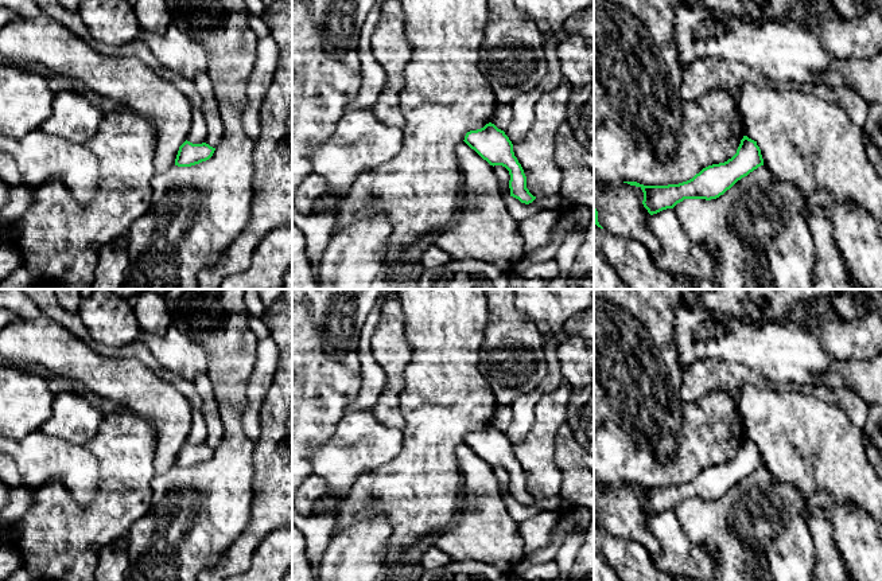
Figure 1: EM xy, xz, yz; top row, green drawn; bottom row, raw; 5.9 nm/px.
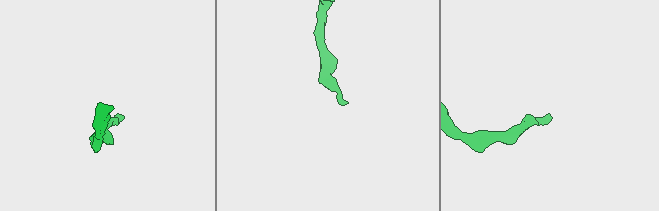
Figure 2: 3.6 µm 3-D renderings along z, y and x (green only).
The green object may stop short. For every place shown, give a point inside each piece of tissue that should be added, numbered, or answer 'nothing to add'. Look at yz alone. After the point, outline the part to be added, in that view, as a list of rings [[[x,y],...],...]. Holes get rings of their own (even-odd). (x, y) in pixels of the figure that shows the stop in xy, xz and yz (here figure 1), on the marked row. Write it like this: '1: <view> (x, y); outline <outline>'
nothing to add

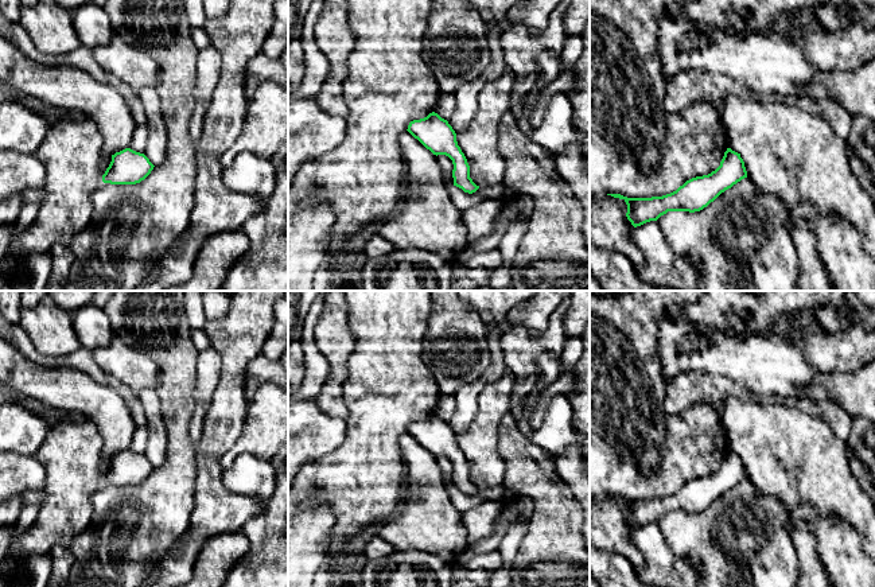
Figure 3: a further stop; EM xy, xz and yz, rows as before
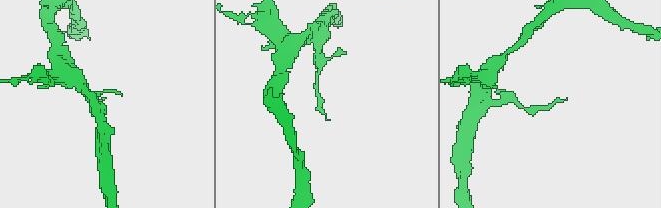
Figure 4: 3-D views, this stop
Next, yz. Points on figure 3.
nothing to add

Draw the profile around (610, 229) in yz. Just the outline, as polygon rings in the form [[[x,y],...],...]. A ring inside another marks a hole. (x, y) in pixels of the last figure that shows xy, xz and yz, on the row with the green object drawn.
[[[590,195],[590,242],[625,254],[635,268],[639,268],[643,265],[643,254],[631,241],[634,226],[626,213],[625,199]]]

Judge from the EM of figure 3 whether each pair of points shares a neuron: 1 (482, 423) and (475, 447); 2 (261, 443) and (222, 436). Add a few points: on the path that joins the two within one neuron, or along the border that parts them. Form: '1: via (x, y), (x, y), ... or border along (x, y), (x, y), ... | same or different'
1: via (482, 428), (479, 442) | same
2: border along (248, 409), (240, 436), (220, 459), (224, 469) | different

